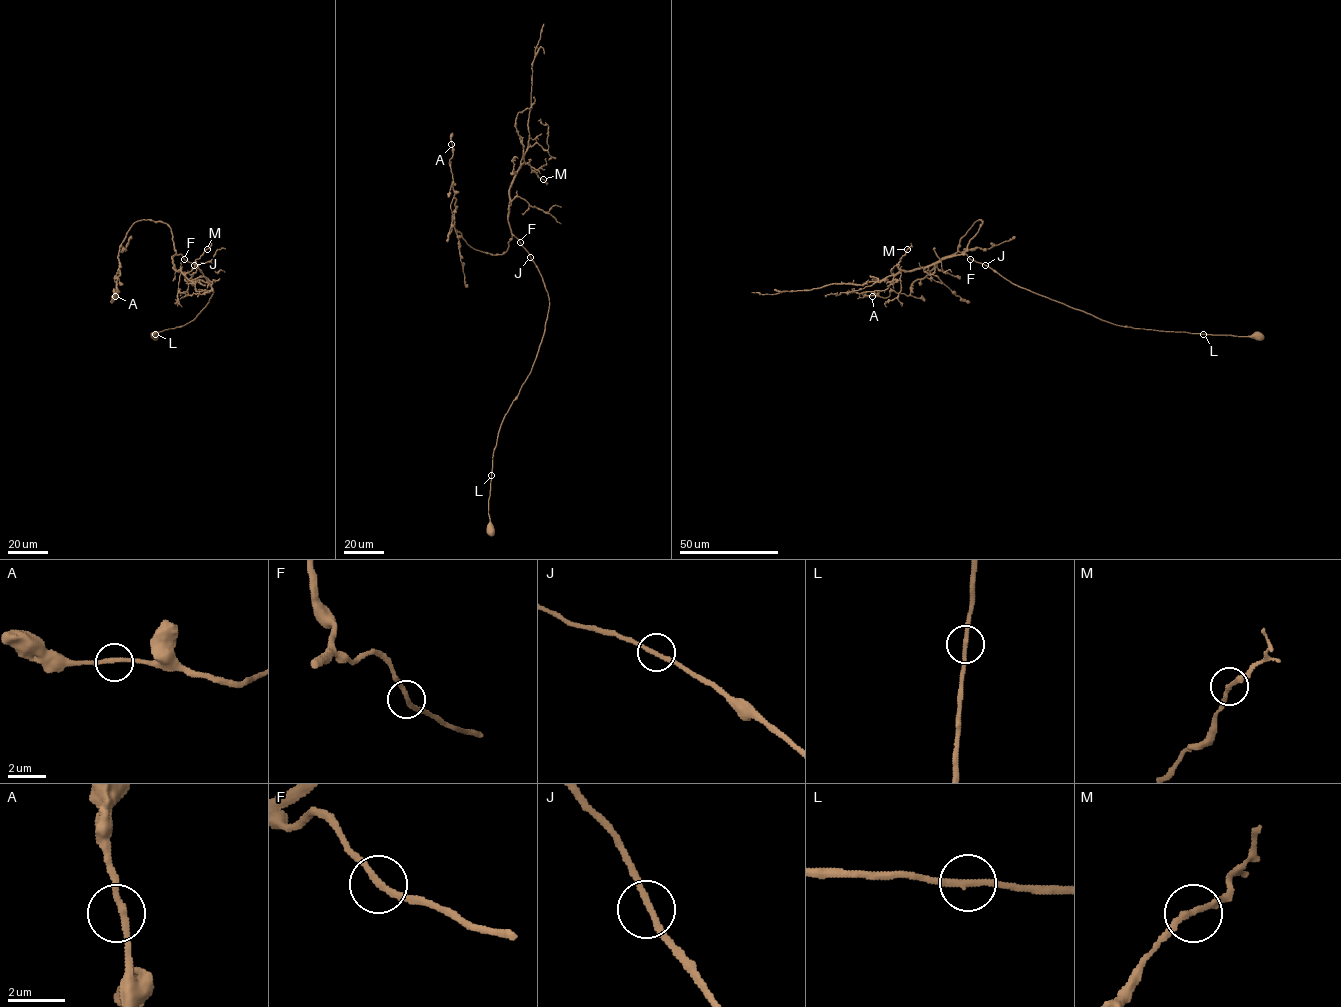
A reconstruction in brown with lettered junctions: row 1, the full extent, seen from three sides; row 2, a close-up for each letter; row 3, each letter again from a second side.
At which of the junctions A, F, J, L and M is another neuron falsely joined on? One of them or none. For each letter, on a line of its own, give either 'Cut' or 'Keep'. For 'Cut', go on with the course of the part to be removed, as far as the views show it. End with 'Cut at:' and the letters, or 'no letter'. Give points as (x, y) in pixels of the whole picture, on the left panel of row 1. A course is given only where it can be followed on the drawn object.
A: Keep
F: Keep
J: Keep
L: Keep
M: Keep
Cut at: no letter

